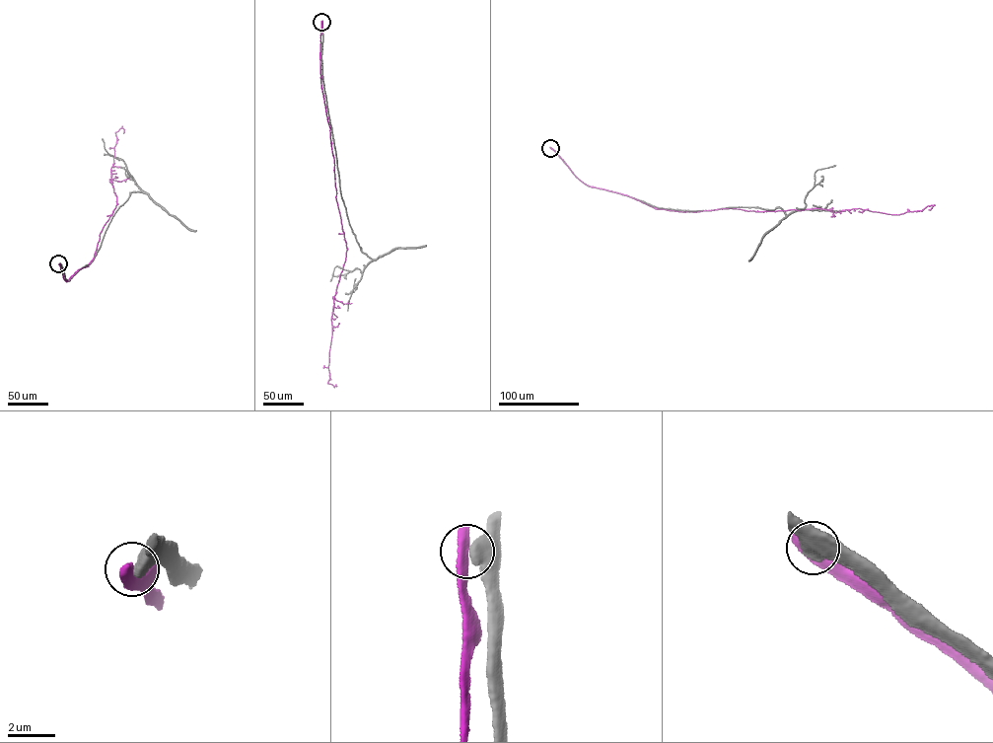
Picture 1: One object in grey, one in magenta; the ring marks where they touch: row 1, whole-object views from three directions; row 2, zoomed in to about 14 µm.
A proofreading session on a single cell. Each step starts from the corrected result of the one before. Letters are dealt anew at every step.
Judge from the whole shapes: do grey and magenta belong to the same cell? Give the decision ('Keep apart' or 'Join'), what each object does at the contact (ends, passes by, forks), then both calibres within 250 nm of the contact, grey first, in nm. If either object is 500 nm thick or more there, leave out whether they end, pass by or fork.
Keep apart. Thickness 700 nm (grey) against 650 nm

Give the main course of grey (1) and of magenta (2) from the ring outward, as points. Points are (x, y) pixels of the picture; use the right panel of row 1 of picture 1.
1: (550, 148), (588, 185), (656, 207), (703, 211), (780, 208), (785, 217), (767, 232)
2: (550, 148), (585, 184), (657, 208), (859, 208), (899, 214), (933, 205), (928, 210)

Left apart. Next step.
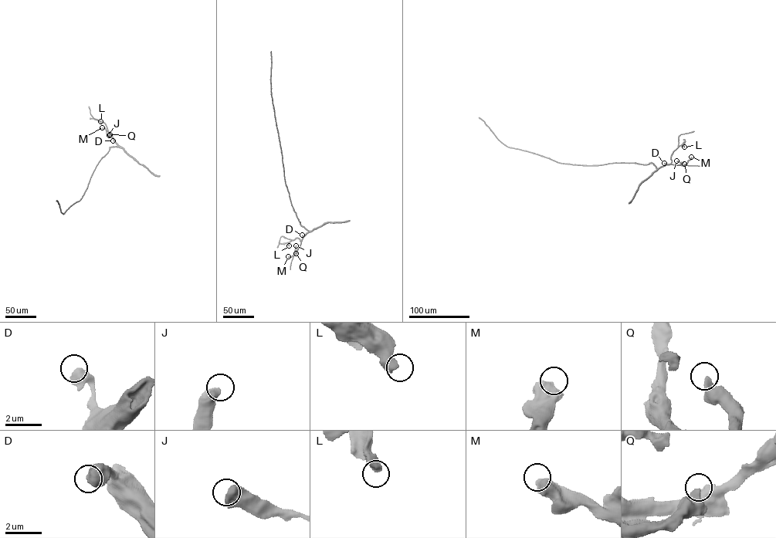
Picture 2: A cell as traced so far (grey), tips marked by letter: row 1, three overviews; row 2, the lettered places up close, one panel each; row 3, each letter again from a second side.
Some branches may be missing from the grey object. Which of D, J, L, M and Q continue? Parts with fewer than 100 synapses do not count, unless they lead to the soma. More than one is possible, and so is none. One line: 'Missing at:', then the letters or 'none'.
Missing at: none

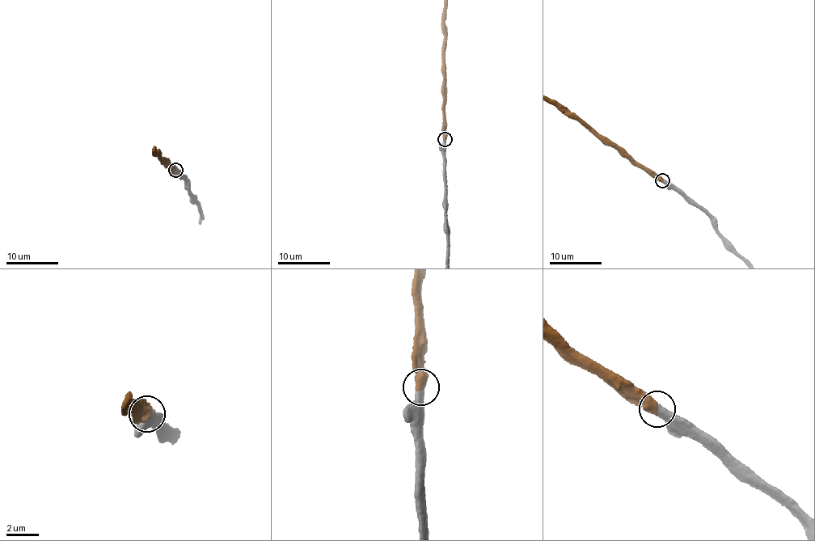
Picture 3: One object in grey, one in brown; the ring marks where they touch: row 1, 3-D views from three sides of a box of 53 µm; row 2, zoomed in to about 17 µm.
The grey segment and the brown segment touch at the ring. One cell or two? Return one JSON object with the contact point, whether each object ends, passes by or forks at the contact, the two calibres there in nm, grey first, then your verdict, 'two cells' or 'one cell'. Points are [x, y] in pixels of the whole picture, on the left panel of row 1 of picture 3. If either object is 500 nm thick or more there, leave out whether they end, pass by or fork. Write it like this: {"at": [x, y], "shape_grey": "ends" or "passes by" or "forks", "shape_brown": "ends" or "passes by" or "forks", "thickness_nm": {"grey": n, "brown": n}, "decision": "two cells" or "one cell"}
{"at": [175, 170], "thickness_nm": {"grey": 550, "brown": 650}, "decision": "one cell"}

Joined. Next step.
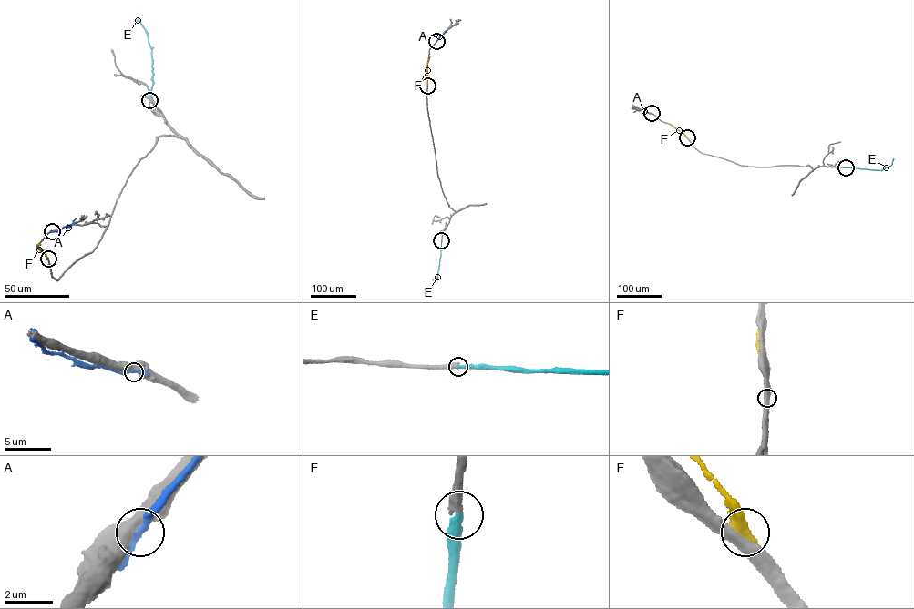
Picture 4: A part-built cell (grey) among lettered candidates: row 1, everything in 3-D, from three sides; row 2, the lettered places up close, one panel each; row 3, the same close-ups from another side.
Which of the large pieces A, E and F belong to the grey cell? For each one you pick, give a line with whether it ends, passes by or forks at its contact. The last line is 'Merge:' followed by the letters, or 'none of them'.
E: it ends there
Merge: E

